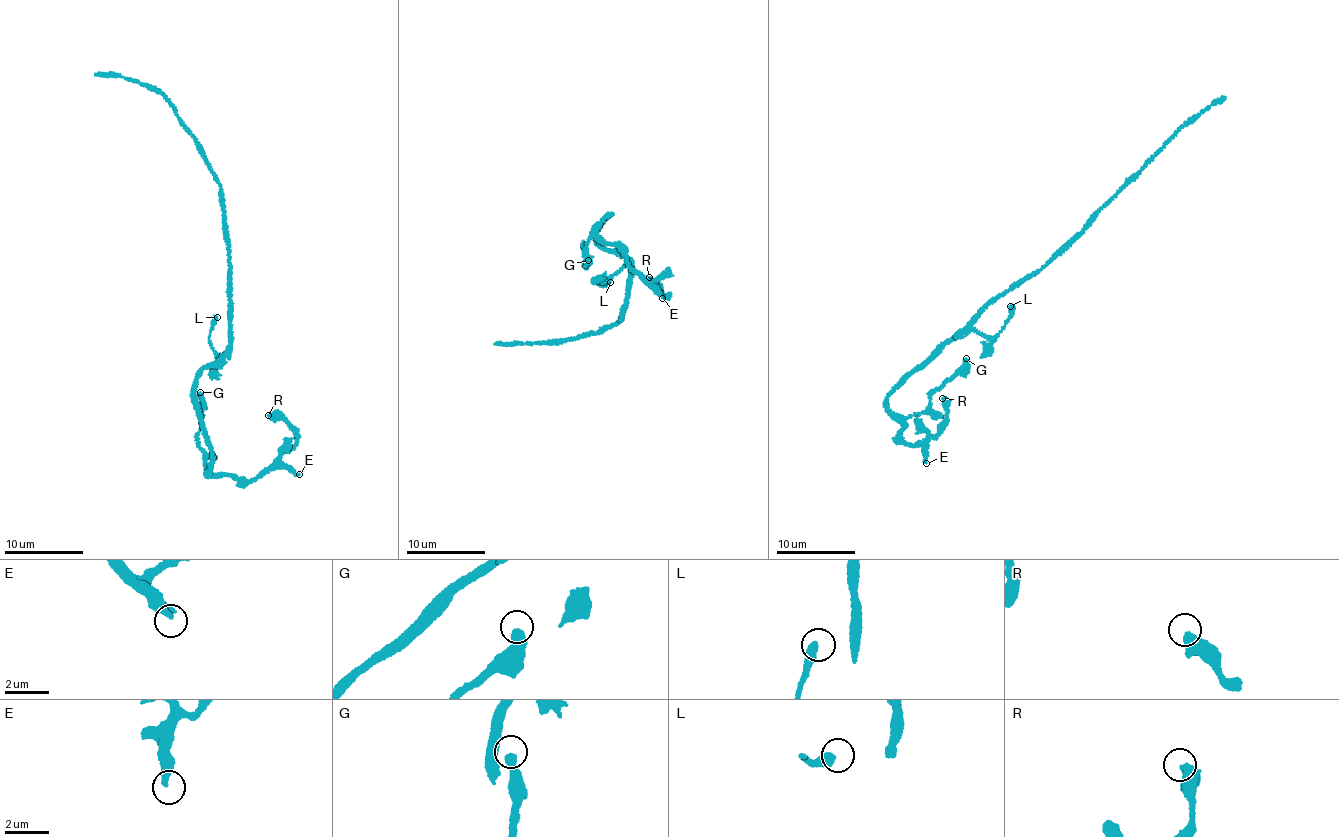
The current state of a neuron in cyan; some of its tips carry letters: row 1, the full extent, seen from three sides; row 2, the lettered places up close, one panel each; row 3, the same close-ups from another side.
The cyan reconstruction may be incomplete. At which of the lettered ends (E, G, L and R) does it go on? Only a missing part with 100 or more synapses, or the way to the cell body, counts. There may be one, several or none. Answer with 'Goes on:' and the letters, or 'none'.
Goes on: none

